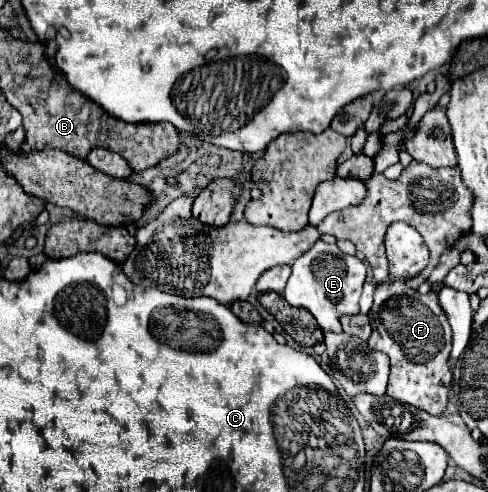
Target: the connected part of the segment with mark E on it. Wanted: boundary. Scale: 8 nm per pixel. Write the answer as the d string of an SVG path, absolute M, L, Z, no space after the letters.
M319 240L307 254L295 260L291 268L293 272L283 290L283 298L291 306L307 308L315 316L323 332L343 332L339 318L359 312L361 286L367 272L365 264L357 256L347 256L345 252L341 252L337 244L327 244Z

